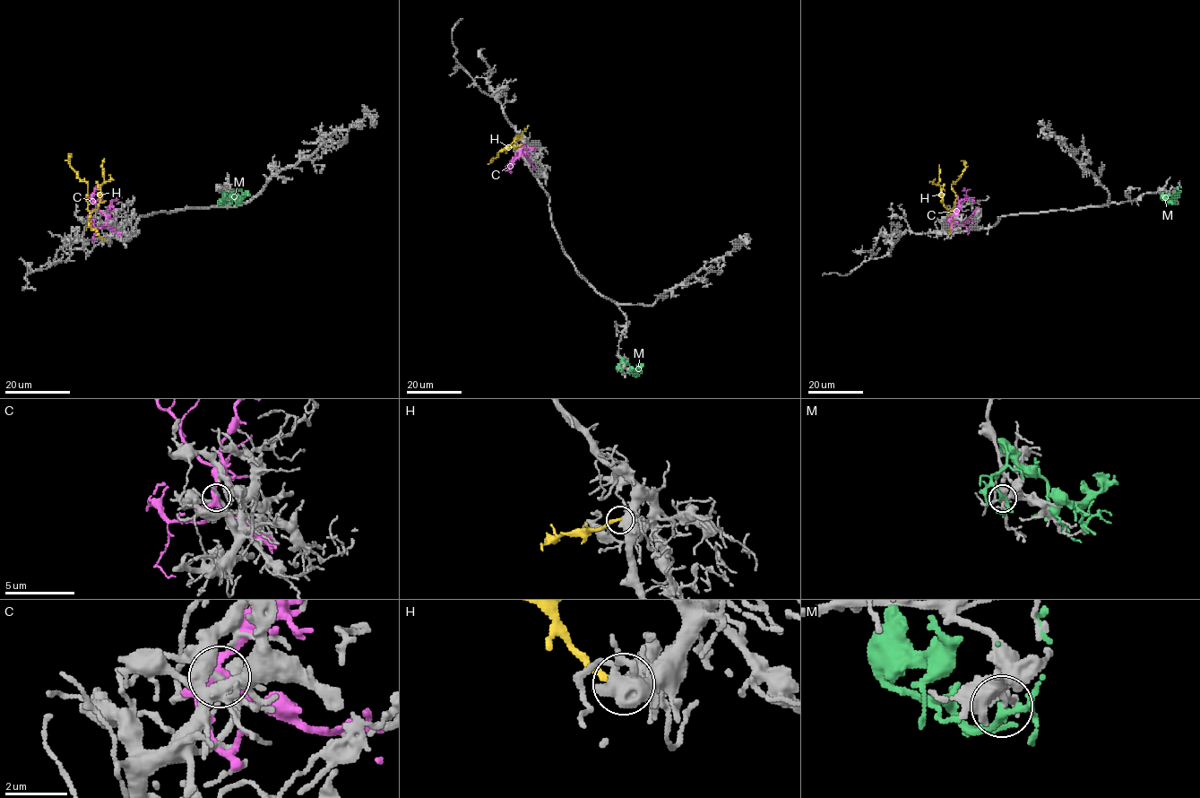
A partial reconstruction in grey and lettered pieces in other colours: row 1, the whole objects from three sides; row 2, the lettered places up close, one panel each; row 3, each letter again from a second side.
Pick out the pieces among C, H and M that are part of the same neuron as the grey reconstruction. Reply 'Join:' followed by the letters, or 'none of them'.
Join: none of them

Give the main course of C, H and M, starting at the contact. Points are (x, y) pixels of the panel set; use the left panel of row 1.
C: (107, 223), (107, 217), (90, 196), (88, 198), (93, 204)
H: (104, 239), (90, 225), (85, 198), (88, 185), (69, 165), (68, 156), (72, 153)
M: (223, 202), (234, 195), (240, 199), (242, 194), (249, 190)

